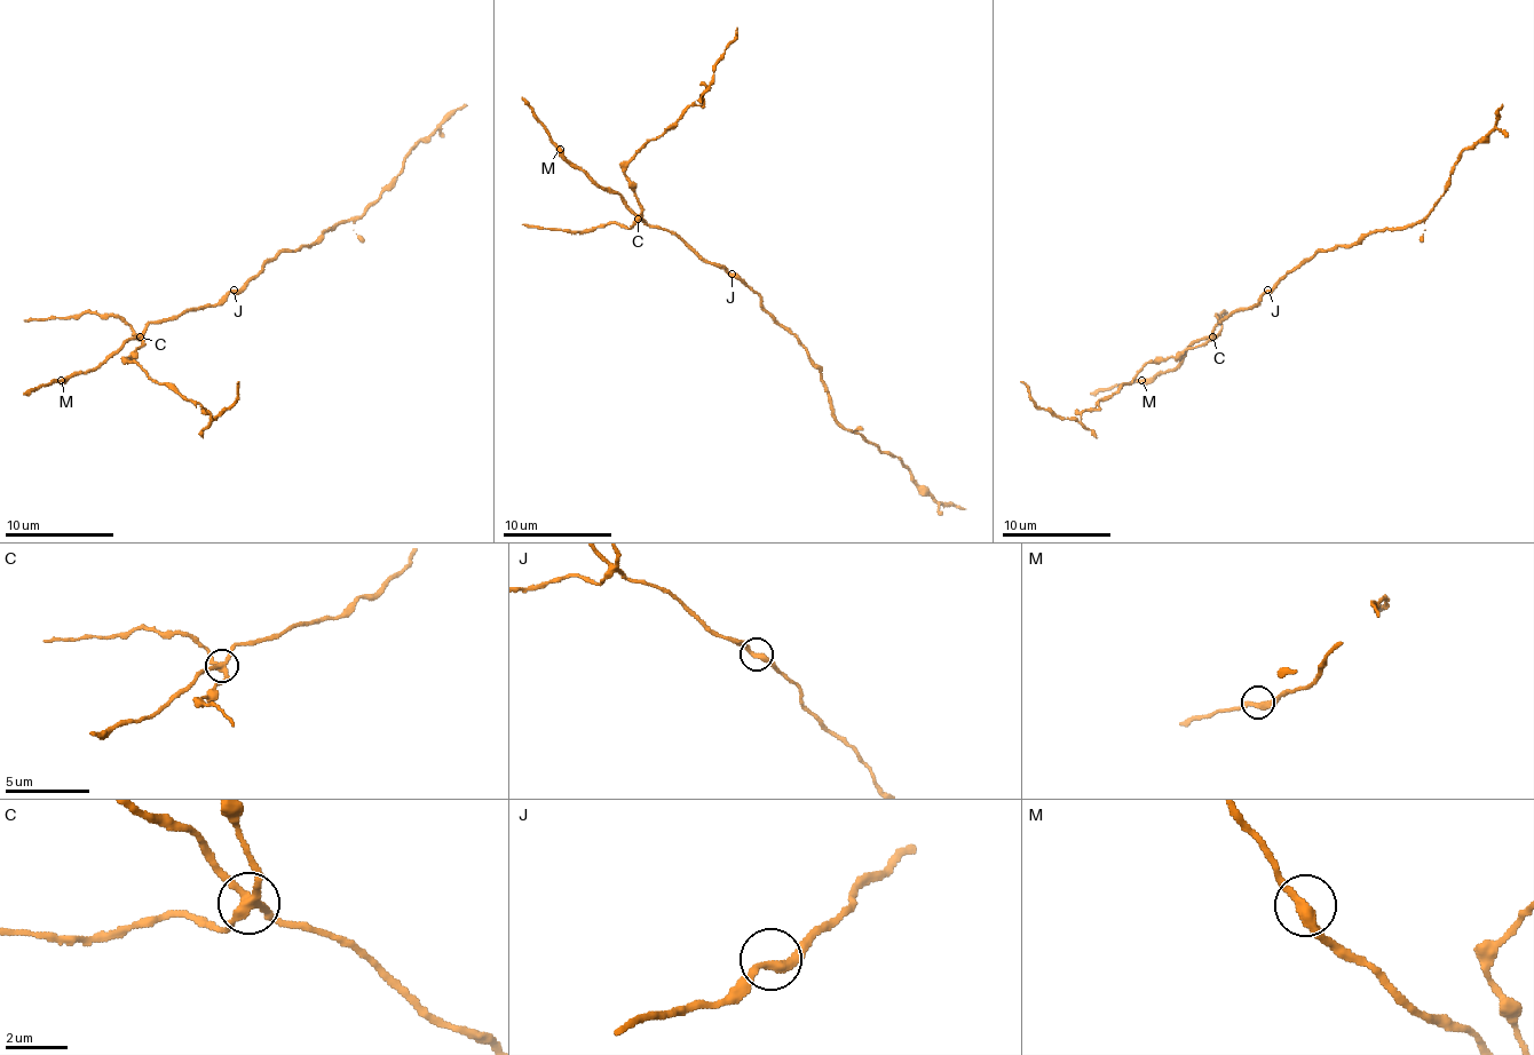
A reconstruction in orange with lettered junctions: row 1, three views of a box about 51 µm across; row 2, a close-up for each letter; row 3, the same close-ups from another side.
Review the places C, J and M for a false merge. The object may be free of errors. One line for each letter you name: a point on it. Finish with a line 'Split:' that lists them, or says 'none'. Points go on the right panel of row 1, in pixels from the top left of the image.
C: at (1212, 336)
Split: C

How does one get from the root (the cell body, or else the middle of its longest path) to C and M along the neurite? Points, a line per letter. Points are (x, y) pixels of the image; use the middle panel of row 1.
C: (732, 274), (727, 274), (710, 261), (702, 261), (672, 233), (650, 228), (639, 220)
M: (732, 274), (702, 261), (672, 233), (650, 228), (615, 192), (601, 189), (578, 171), (560, 149)

